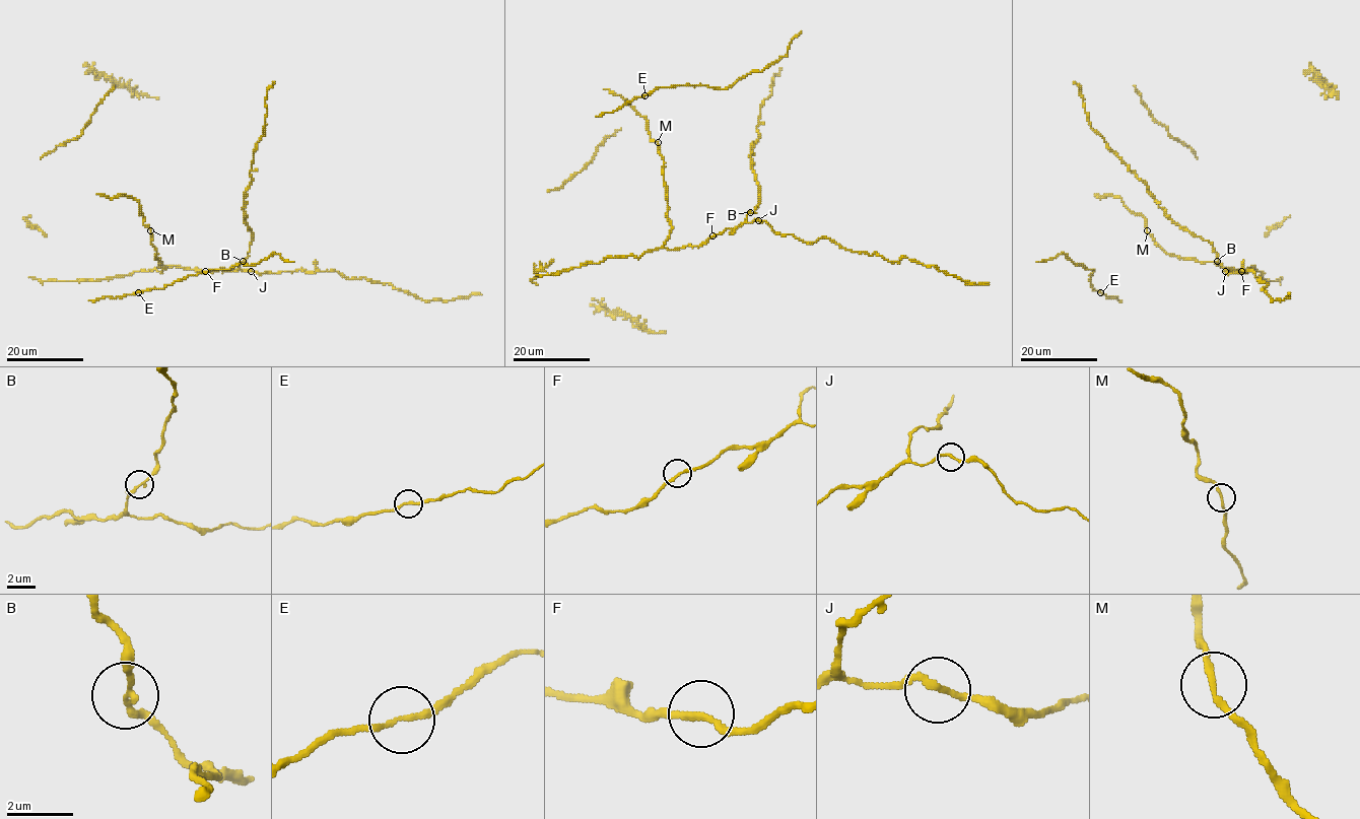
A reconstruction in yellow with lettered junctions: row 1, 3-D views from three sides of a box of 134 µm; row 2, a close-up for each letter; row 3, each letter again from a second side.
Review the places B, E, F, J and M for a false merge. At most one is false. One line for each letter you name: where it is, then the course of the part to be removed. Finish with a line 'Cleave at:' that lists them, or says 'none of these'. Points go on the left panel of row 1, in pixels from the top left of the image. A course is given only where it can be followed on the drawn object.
Cleave at: none of these

